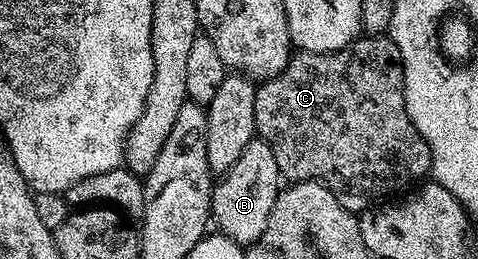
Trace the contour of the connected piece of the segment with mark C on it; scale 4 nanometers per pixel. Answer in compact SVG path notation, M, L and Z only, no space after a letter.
M359 35L348 46L344 46L335 52L304 52L295 51L291 55L288 66L280 74L276 74L271 80L263 80L256 87L256 126L254 127L257 139L268 142L272 146L272 158L276 158L278 175L283 181L297 182L300 180L317 180L324 185L344 206L344 210L359 214L365 212L375 202L381 201L381 196L390 196L393 192L409 189L413 180L421 181L430 170L430 151L428 142L416 130L416 126L410 121L410 115L404 102L404 78L402 77L402 63L400 62L400 50L396 50L396 42L390 40L389 35L368 36Z

